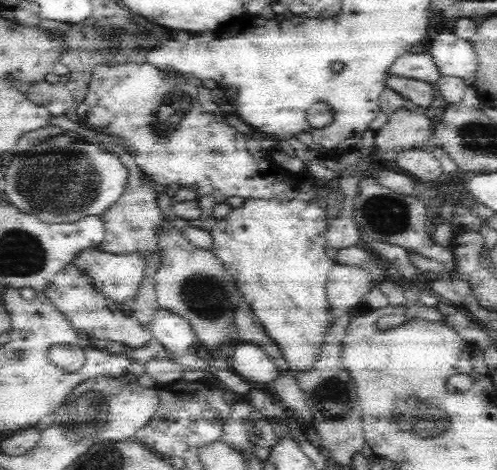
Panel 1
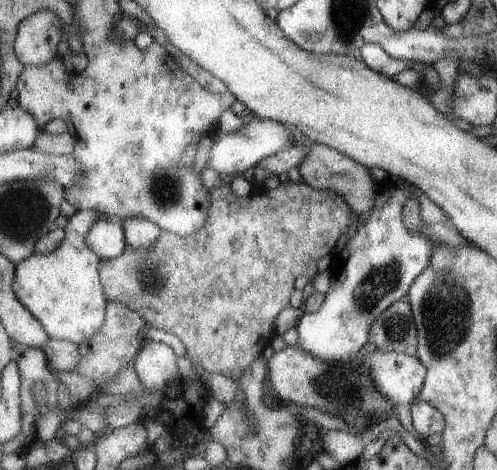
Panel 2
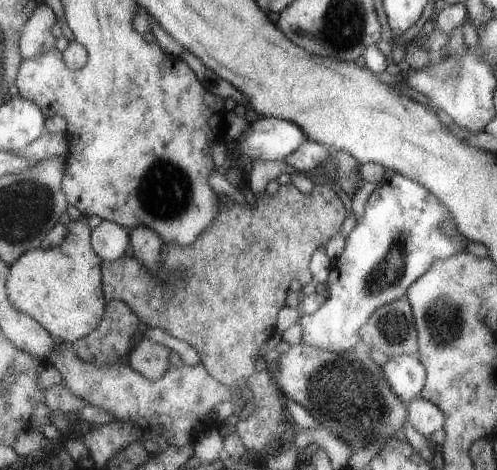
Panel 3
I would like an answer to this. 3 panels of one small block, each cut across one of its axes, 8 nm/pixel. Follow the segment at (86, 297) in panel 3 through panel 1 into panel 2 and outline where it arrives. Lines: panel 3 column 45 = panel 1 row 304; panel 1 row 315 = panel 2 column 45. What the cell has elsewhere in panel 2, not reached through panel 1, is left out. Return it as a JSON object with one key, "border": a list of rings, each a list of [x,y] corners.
{"border":[[[81,210],[65,228],[67,240],[51,252],[51,254],[33,254],[25,262],[17,266],[17,298],[41,324],[51,338],[65,338],[69,342],[81,344],[93,338],[107,322],[107,308],[109,296],[105,296],[105,284],[101,278],[101,262],[103,258],[93,252],[87,244],[87,234],[99,220],[99,212],[95,210]]]}

